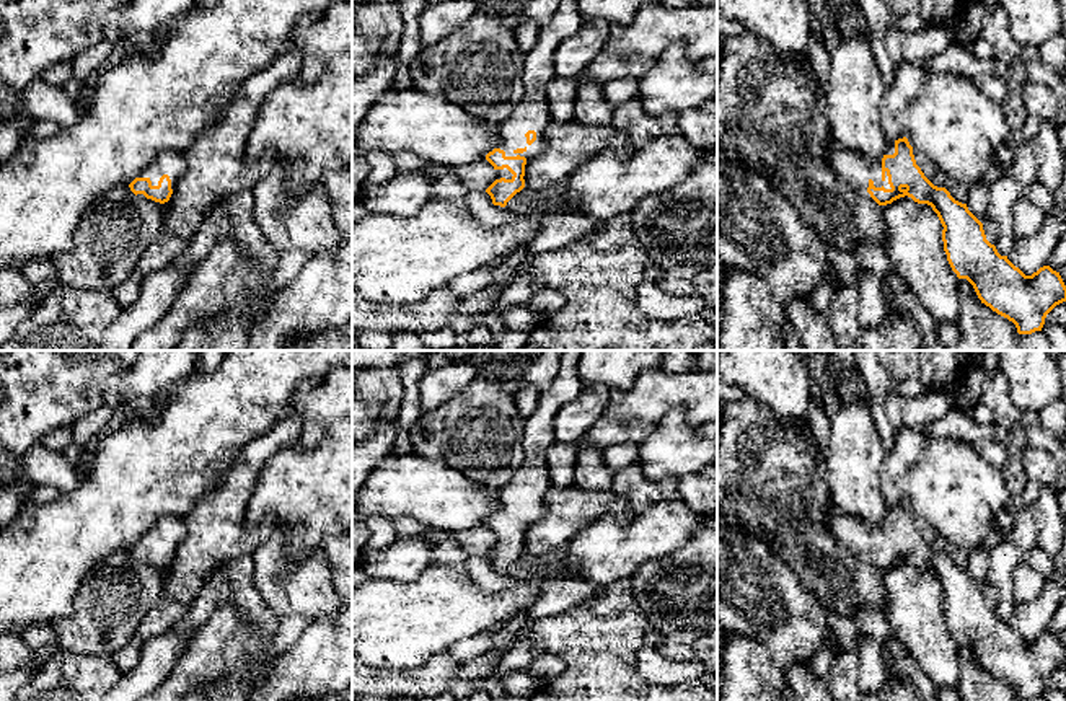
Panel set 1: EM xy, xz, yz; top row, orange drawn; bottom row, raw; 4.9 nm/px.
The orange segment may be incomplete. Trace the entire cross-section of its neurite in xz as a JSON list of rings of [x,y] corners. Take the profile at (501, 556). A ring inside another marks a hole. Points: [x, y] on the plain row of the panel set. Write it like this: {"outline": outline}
{"outline": [[[562,352],[556,378],[541,391],[536,411],[525,421],[523,463],[499,491],[502,507],[486,520],[496,535],[496,546],[486,554],[494,571],[505,572],[525,553],[525,530],[544,515],[544,496],[551,487],[546,452],[556,443],[557,411],[584,390],[577,370],[580,354]]]}

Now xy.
{"outline": [[[163,515],[129,549],[137,562],[147,562],[165,569],[186,535],[183,517]]]}

